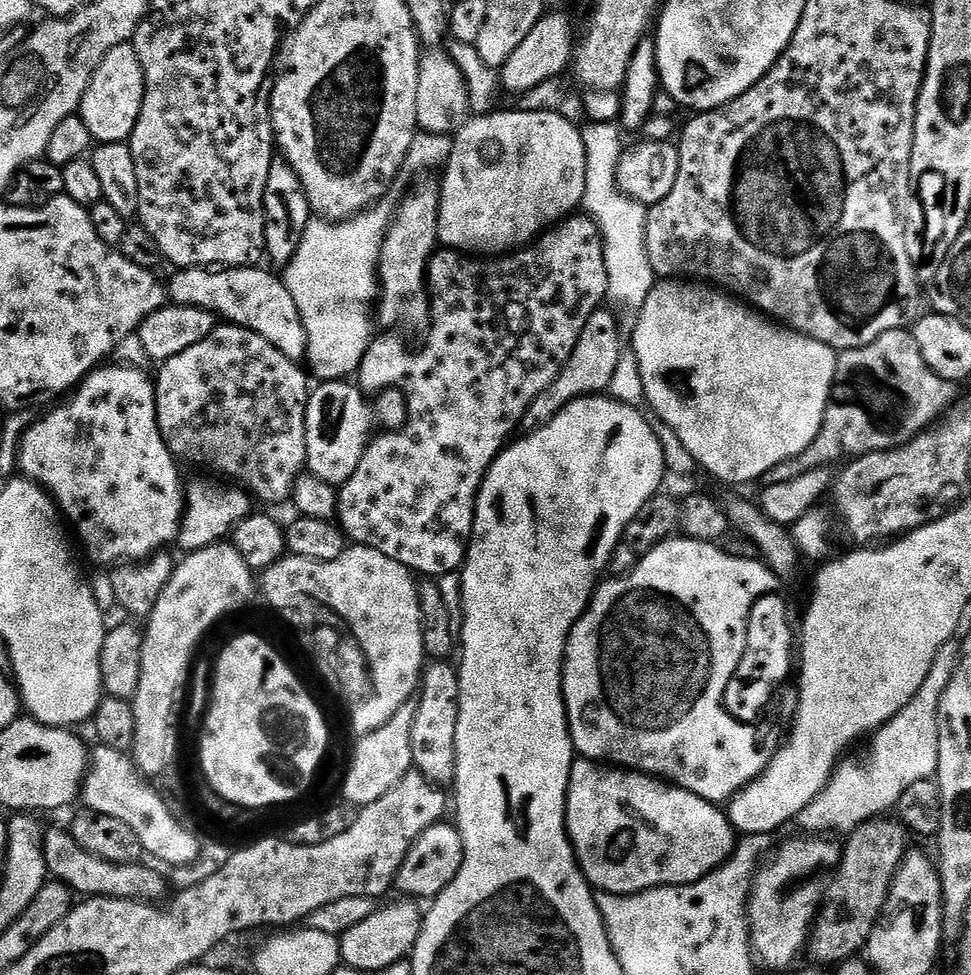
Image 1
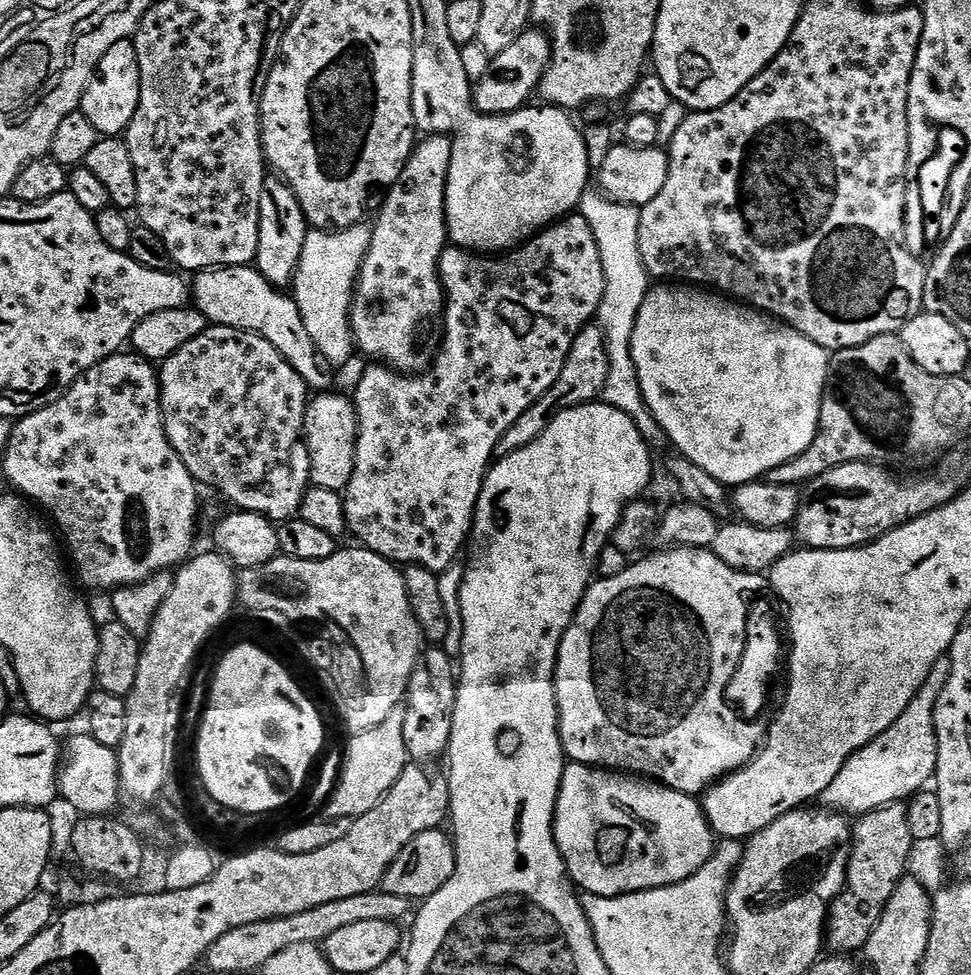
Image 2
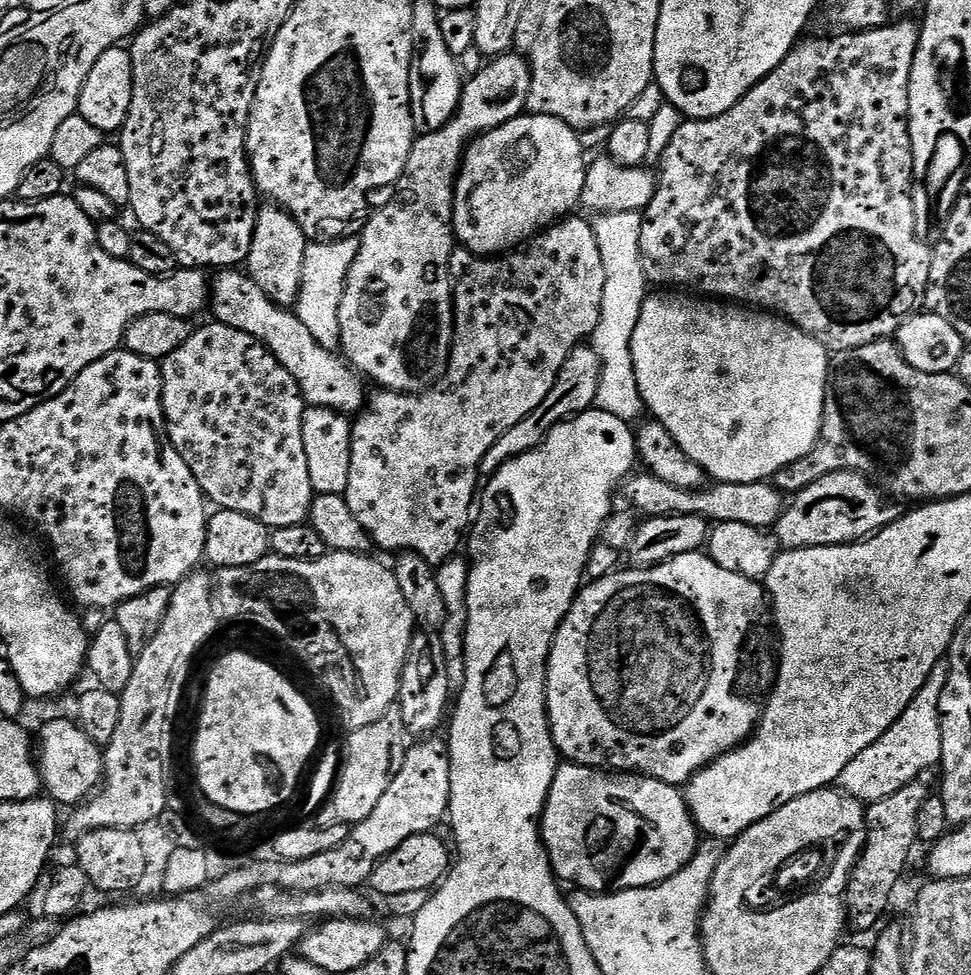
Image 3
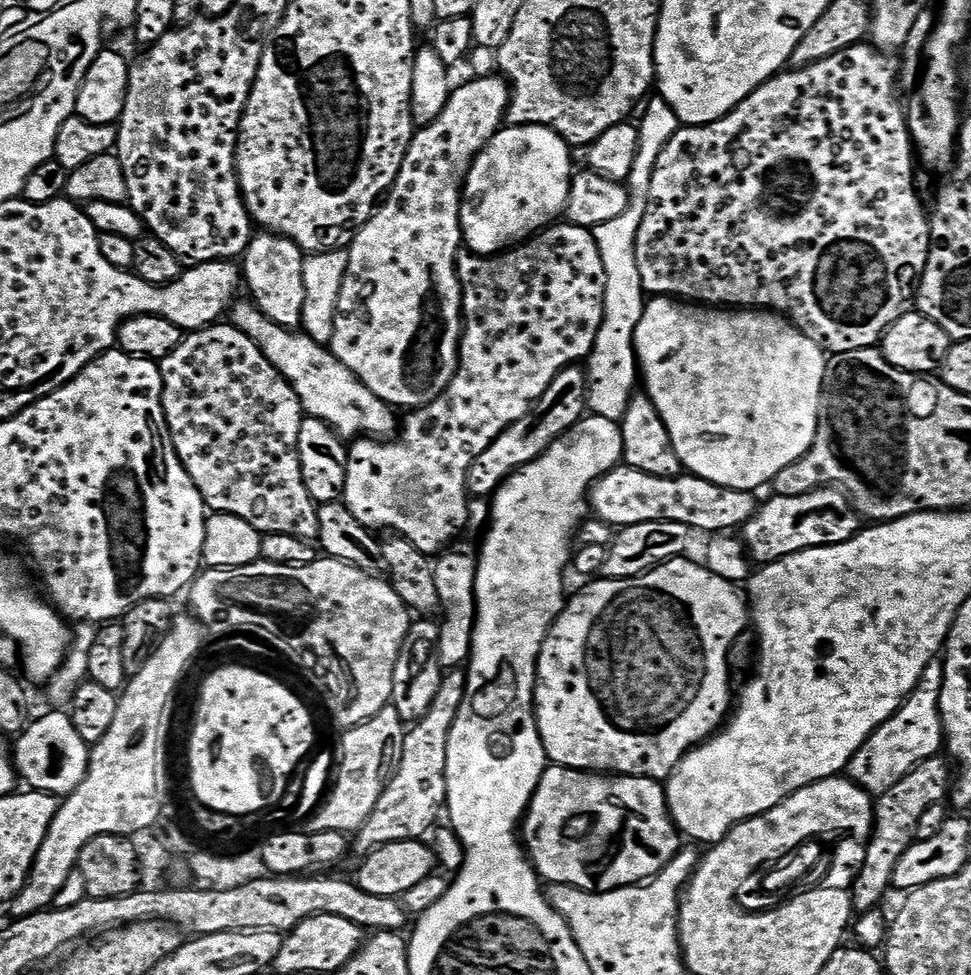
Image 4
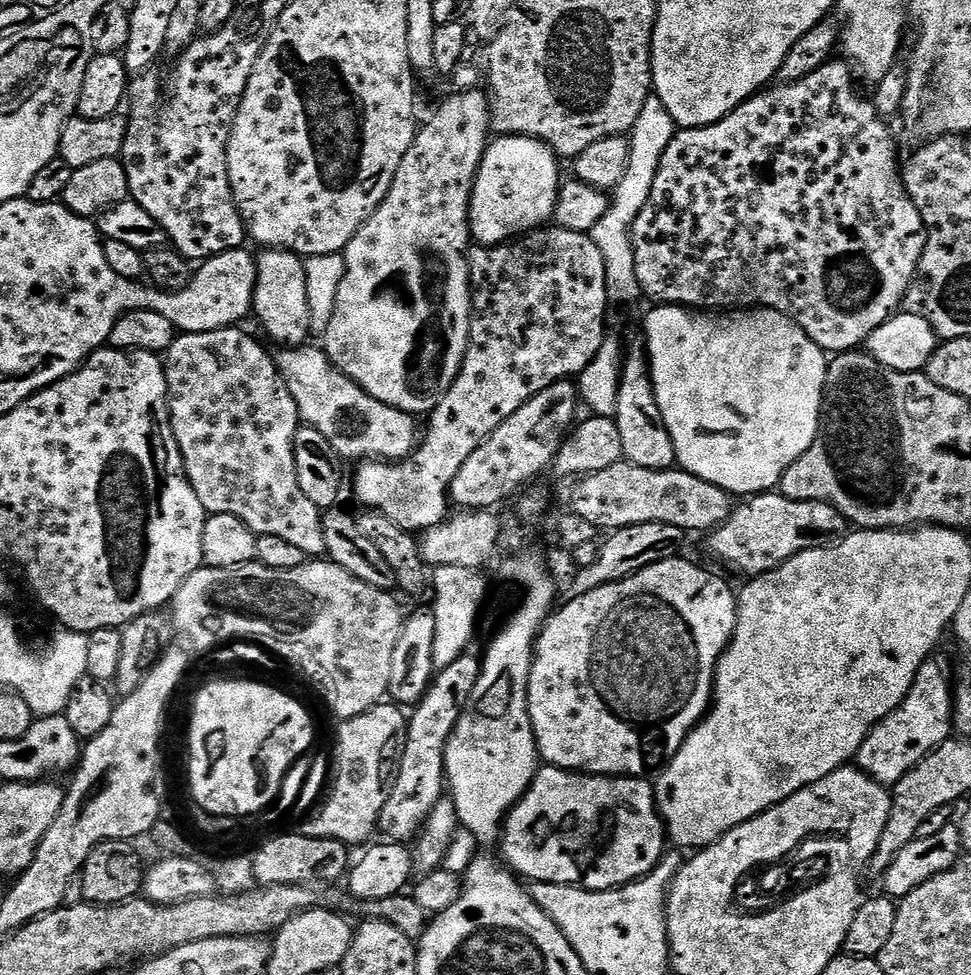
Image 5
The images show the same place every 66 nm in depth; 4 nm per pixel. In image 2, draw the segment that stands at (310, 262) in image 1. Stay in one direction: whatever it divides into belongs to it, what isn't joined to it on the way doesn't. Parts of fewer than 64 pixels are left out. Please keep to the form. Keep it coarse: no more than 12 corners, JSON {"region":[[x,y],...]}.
{"region":[[371,227],[309,231],[294,299],[329,365],[354,353]]}

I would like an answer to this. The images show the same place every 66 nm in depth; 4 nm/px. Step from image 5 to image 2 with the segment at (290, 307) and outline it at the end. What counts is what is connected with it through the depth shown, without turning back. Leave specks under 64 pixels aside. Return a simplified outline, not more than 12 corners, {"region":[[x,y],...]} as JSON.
{"region":[[265,179],[254,267],[293,283],[308,219],[290,186]]}

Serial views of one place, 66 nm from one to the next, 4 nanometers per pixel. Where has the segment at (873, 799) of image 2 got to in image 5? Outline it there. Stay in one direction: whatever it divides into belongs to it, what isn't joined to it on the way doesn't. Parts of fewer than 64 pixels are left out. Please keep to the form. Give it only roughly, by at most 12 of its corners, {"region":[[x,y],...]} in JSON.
{"region":[[936,658],[856,752],[885,786],[954,732],[954,688]]}

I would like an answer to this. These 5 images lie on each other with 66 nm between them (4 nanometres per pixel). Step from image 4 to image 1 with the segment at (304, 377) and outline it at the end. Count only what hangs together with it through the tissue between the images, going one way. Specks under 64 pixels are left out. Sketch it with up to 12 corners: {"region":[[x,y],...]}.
{"region":[[260,267],[179,269],[168,300],[303,361],[302,314]]}

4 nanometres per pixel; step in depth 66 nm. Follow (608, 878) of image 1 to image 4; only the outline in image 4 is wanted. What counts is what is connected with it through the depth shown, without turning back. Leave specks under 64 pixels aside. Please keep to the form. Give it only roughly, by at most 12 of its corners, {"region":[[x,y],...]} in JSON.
{"region":[[550,766],[522,821],[549,885],[658,875],[682,847],[663,783]]}

